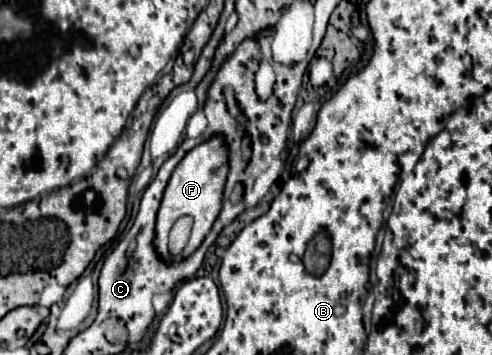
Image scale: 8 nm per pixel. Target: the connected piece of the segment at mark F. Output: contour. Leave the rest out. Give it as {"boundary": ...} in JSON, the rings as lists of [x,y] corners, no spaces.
{"boundary":[[[212,135],[204,143],[196,145],[176,165],[176,169],[168,181],[168,187],[164,191],[164,199],[162,199],[162,205],[158,211],[158,219],[156,219],[156,249],[166,261],[170,261],[168,233],[180,215],[192,215],[194,217],[190,241],[184,247],[182,257],[188,257],[202,243],[202,239],[208,235],[212,223],[216,221],[216,217],[222,209],[222,193],[224,193],[226,177],[228,177],[228,145],[224,143],[224,139],[220,139],[220,135]]]}

